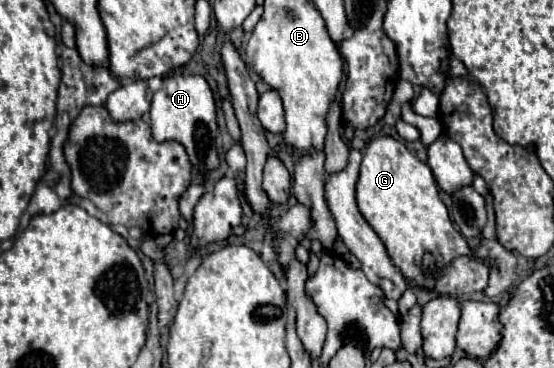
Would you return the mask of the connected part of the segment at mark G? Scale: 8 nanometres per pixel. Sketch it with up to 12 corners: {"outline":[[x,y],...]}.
{"outline":[[398,139],[366,143],[356,201],[416,285],[470,253],[430,167]]}

